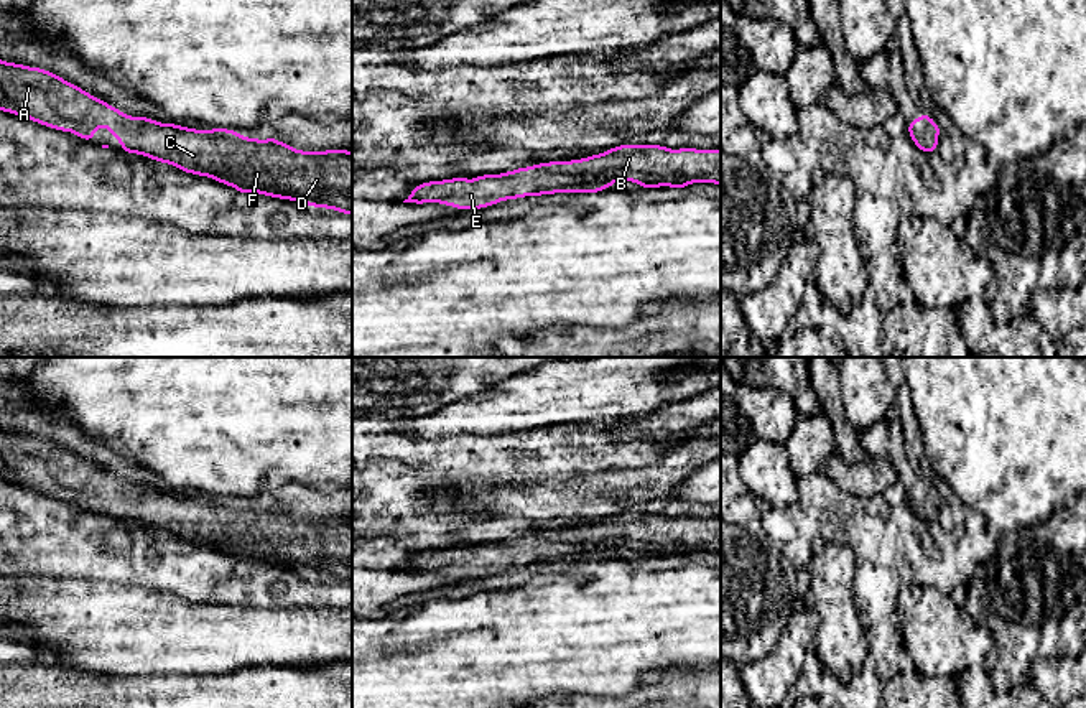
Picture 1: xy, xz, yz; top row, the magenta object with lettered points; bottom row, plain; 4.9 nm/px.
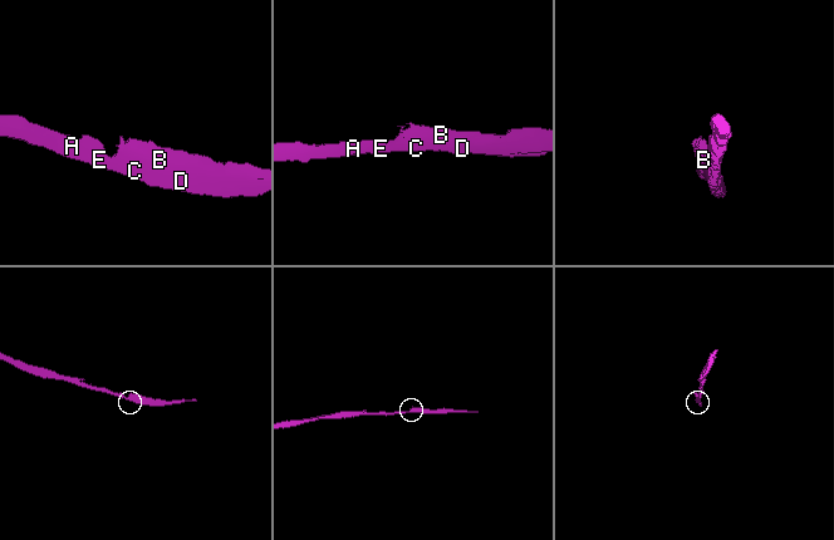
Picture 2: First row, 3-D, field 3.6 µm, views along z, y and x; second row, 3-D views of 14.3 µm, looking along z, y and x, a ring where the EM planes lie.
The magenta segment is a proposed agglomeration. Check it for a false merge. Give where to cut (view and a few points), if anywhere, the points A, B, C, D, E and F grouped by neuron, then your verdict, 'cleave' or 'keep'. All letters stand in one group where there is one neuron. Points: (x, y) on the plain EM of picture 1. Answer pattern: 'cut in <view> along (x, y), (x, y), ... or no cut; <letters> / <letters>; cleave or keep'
no cut; A B C D E F; keep

